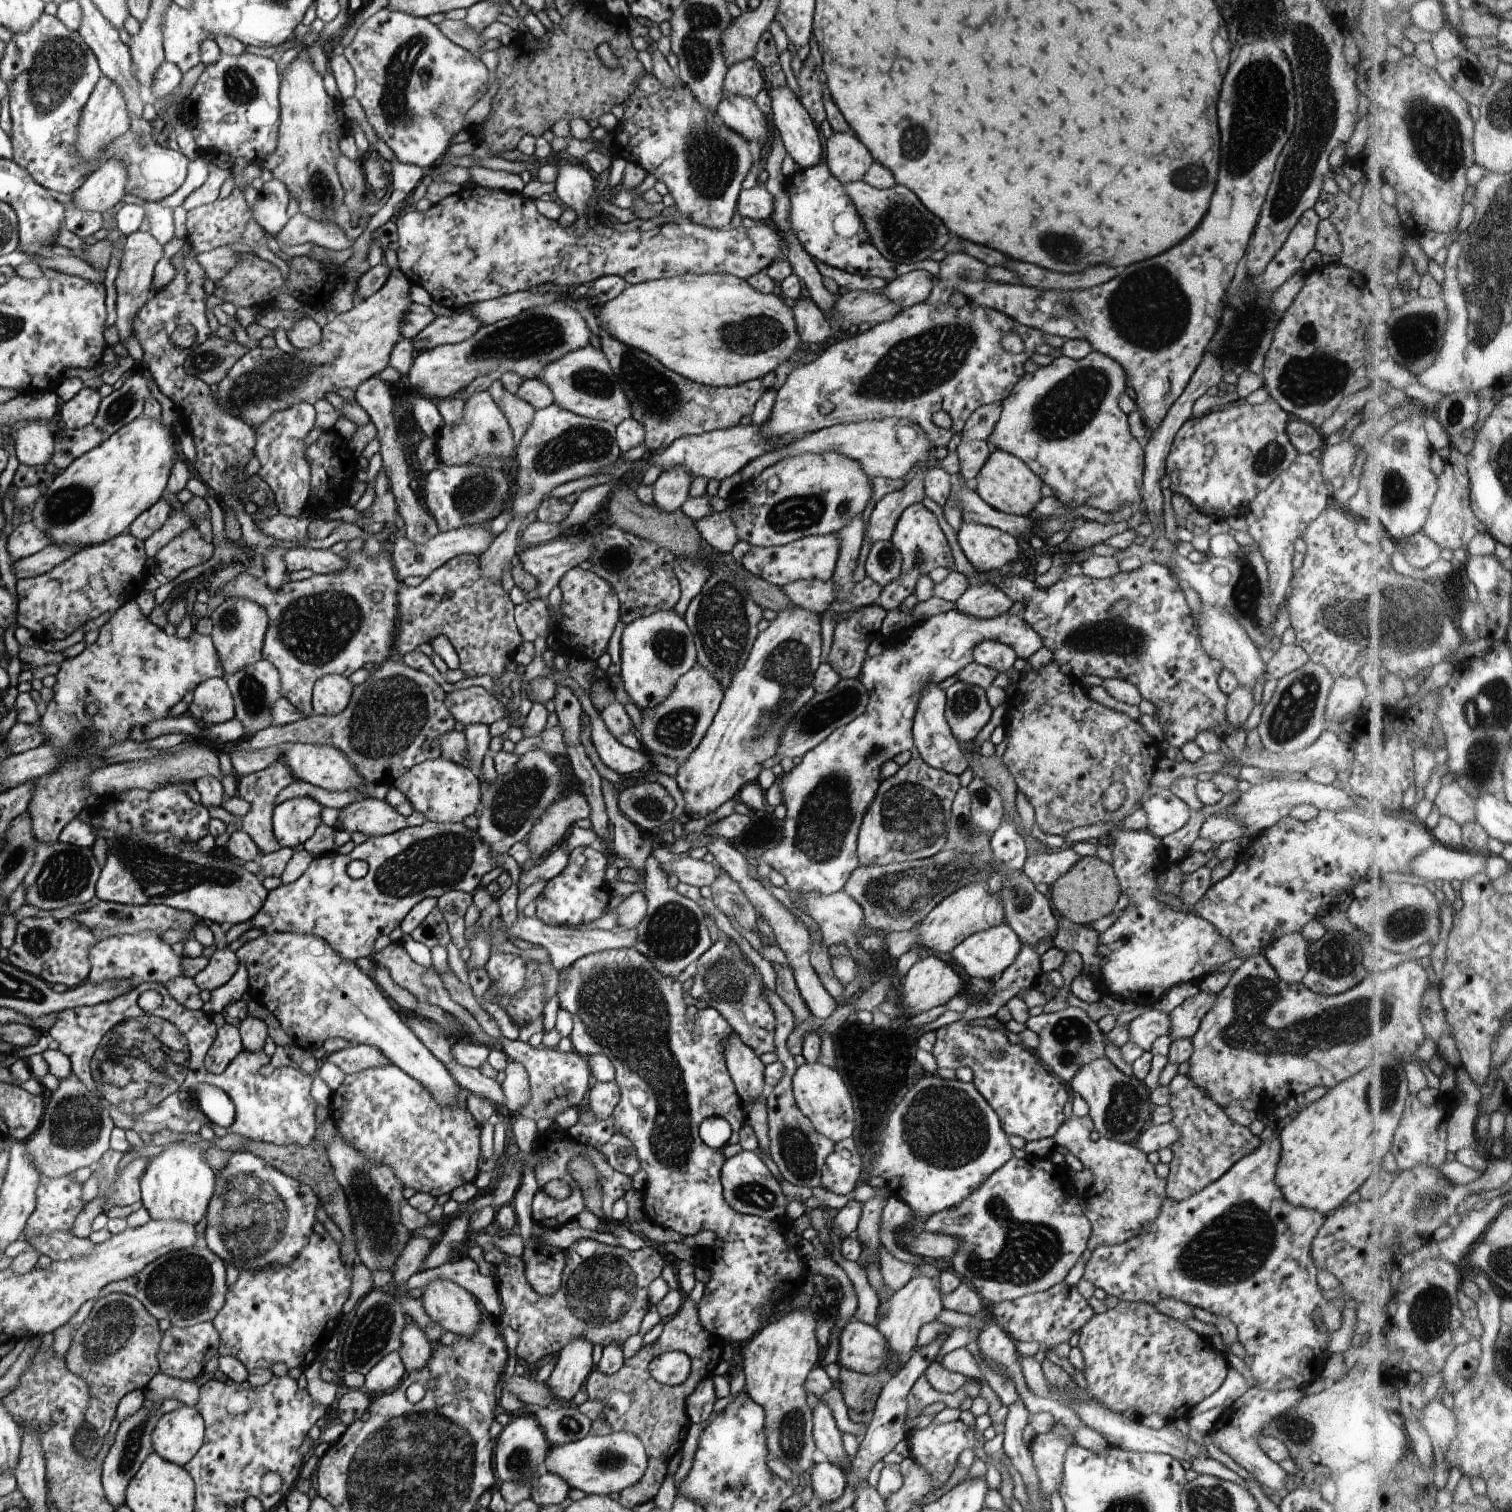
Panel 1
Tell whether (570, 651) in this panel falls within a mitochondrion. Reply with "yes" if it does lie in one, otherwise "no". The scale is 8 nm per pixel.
no

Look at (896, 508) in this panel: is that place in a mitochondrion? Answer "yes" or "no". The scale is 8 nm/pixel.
no

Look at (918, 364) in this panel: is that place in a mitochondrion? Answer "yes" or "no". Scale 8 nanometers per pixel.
yes

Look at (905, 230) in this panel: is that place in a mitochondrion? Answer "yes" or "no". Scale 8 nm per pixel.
yes

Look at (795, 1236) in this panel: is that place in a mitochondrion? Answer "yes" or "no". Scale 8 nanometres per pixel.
no

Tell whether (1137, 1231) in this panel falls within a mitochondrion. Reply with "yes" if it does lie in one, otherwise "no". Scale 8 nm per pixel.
no

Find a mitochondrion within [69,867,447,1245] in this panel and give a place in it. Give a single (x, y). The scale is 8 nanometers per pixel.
(115, 1066)

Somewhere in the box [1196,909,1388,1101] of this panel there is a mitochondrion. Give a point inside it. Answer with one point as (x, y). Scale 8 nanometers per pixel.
(1337, 959)

